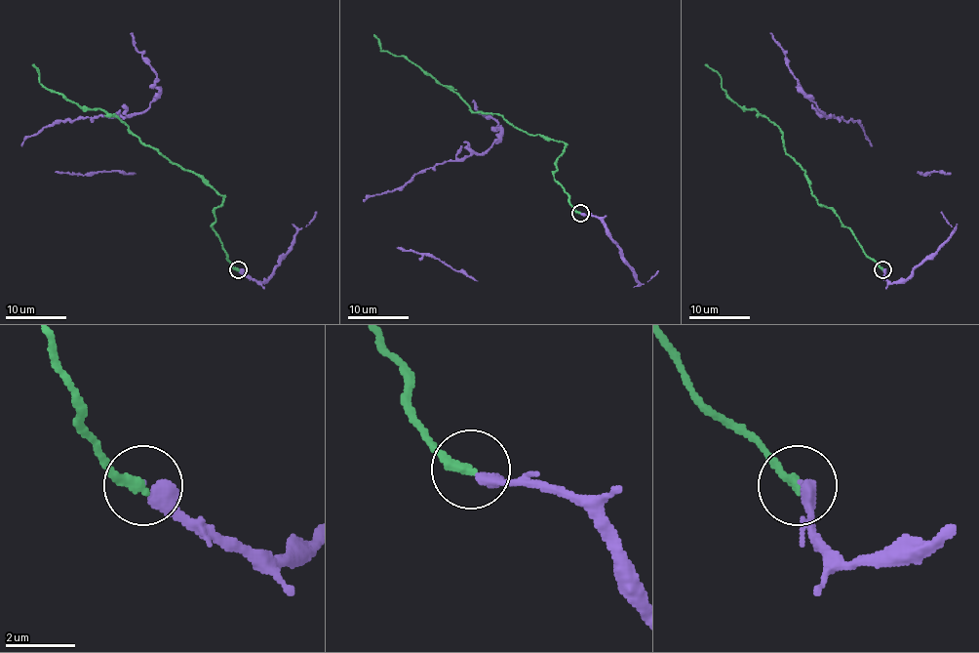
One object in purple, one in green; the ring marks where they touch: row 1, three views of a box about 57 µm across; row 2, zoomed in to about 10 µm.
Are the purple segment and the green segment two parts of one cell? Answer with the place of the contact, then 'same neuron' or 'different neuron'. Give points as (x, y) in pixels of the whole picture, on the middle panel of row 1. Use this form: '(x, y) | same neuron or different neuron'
(580, 213) | different neuron

